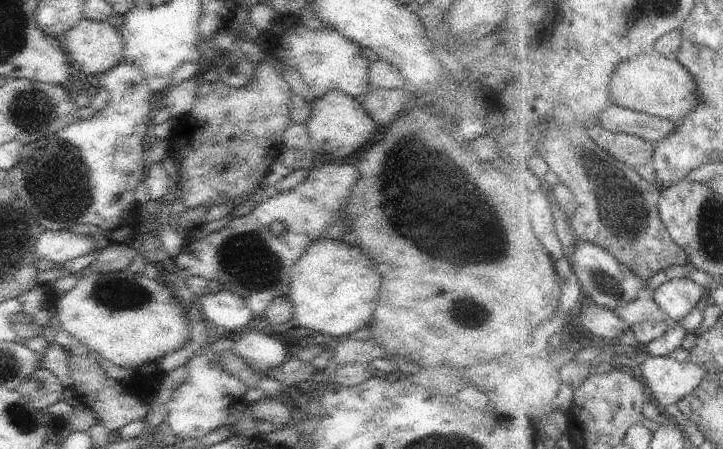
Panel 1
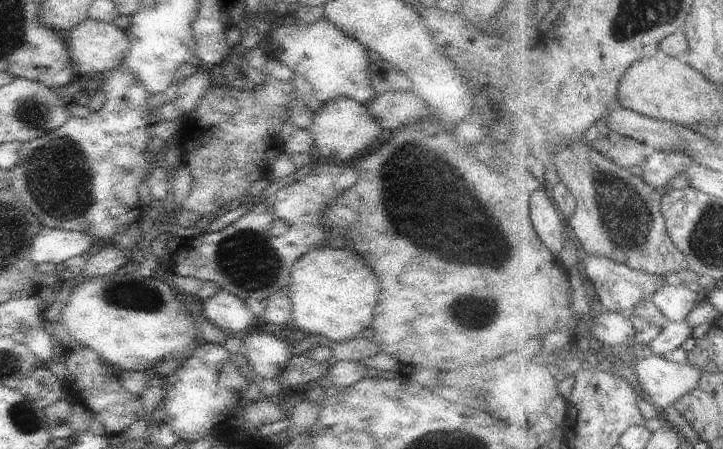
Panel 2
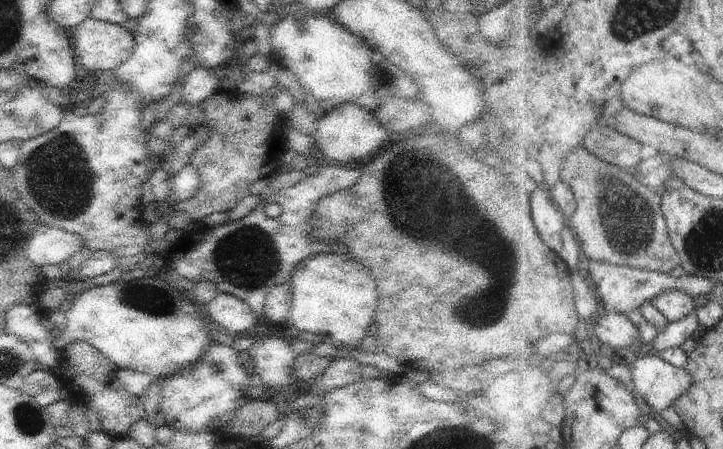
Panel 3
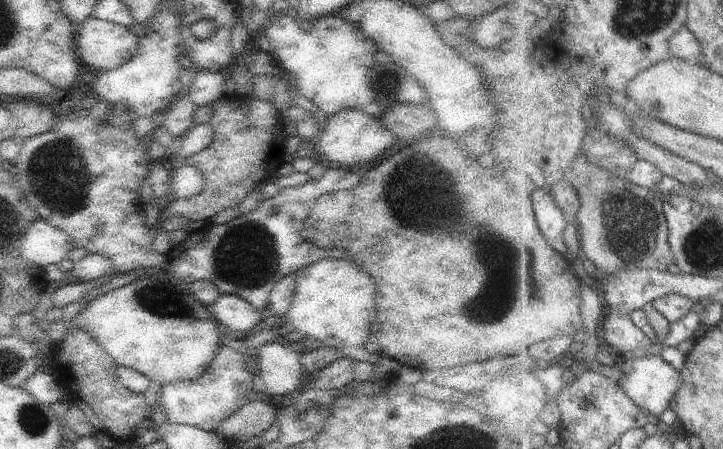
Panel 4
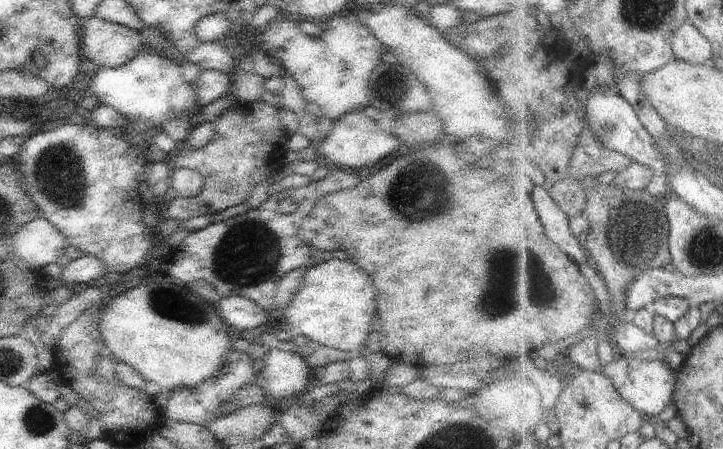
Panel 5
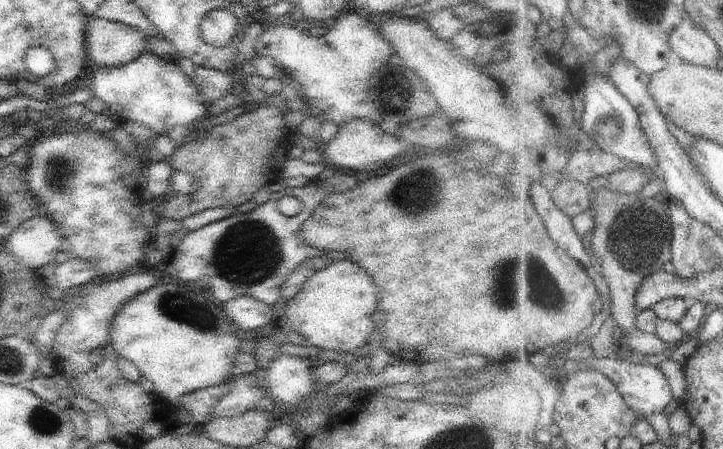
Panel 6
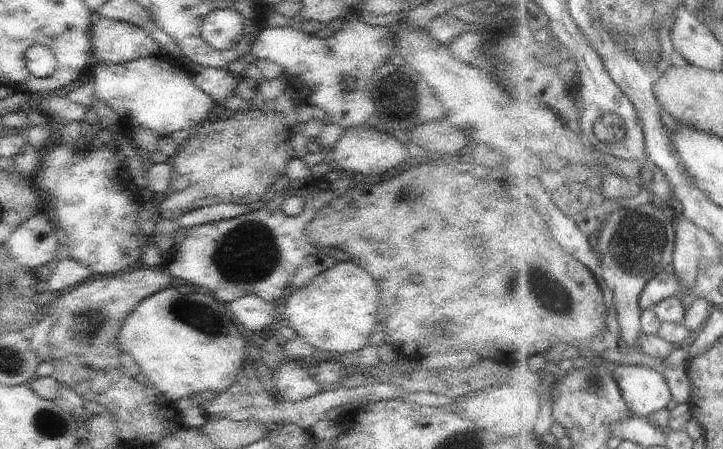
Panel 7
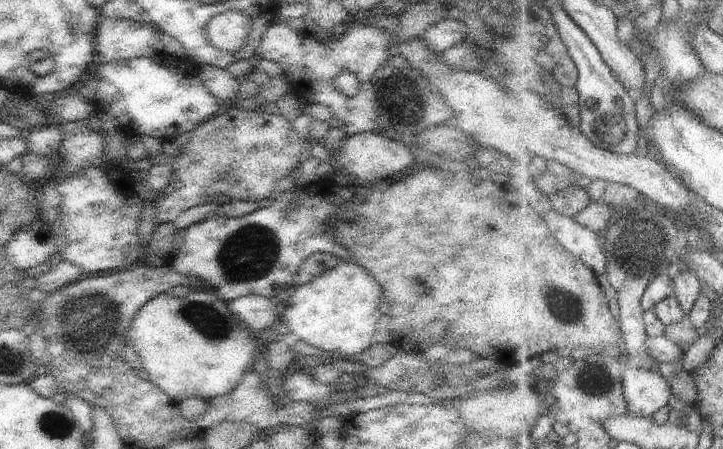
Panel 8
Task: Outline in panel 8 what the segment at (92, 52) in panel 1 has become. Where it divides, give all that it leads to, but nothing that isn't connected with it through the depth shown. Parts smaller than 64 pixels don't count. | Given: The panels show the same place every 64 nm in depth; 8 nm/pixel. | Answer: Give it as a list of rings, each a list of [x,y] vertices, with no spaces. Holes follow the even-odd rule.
[[[101,17],[94,34],[97,61],[160,56],[163,46],[158,34],[159,31],[151,22]]]

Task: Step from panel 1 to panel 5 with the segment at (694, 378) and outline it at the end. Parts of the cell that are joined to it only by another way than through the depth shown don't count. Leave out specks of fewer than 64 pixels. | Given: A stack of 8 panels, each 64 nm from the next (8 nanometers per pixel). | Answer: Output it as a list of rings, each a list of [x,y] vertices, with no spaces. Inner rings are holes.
[[[634,356],[631,358],[617,358],[611,360],[611,362],[600,362],[600,366],[602,368],[601,372],[614,381],[615,387],[623,398],[646,418],[660,417],[662,414],[671,411],[679,381],[675,372],[671,372],[671,368],[667,368],[662,360],[648,362]]]

